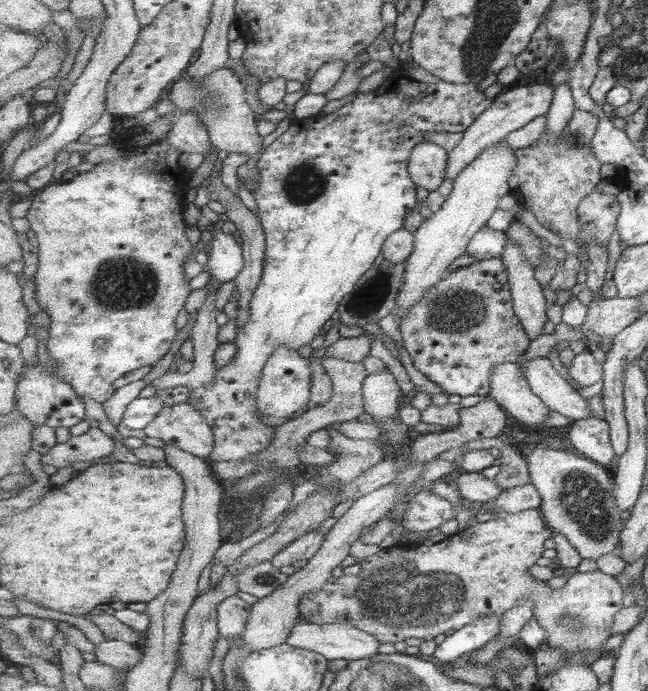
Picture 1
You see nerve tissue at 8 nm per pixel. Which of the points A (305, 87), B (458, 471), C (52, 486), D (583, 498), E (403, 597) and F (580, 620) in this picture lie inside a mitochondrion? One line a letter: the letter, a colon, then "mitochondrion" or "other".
A: other
B: other
C: other
D: mitochondrion
E: mitochondrion
F: mitochondrion

